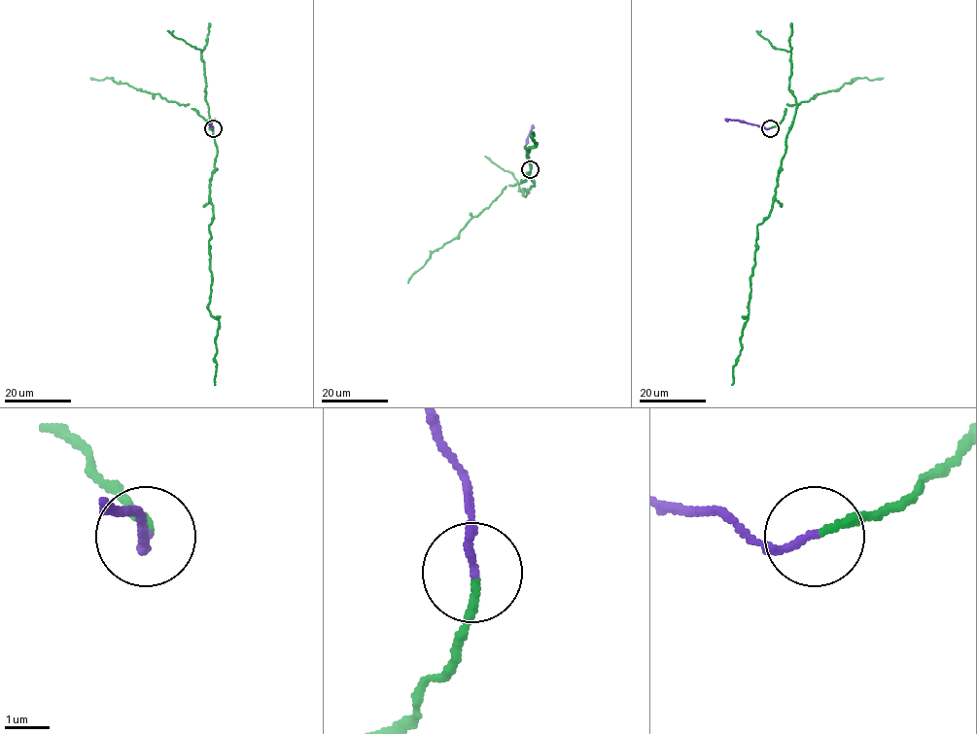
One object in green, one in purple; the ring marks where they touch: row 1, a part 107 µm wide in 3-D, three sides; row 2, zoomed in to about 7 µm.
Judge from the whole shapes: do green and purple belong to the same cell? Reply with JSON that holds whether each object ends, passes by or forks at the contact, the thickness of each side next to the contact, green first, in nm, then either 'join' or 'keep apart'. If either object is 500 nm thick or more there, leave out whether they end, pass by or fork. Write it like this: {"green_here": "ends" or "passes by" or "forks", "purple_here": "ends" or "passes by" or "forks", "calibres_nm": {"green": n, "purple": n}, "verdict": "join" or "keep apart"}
{"green_here": "ends", "purple_here": "ends", "calibres_nm": {"green": 180, "purple": 160}, "verdict": "join"}

